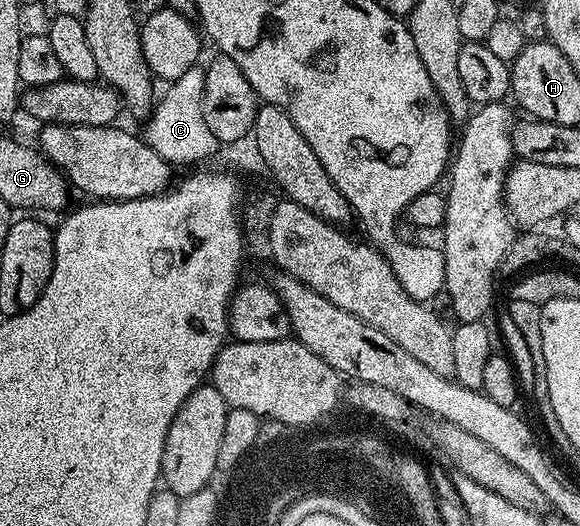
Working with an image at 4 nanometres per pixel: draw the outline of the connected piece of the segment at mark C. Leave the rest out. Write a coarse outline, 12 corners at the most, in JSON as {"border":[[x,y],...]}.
{"border":[[205,73],[169,84],[145,120],[146,144],[167,163],[220,147],[204,121]]}

